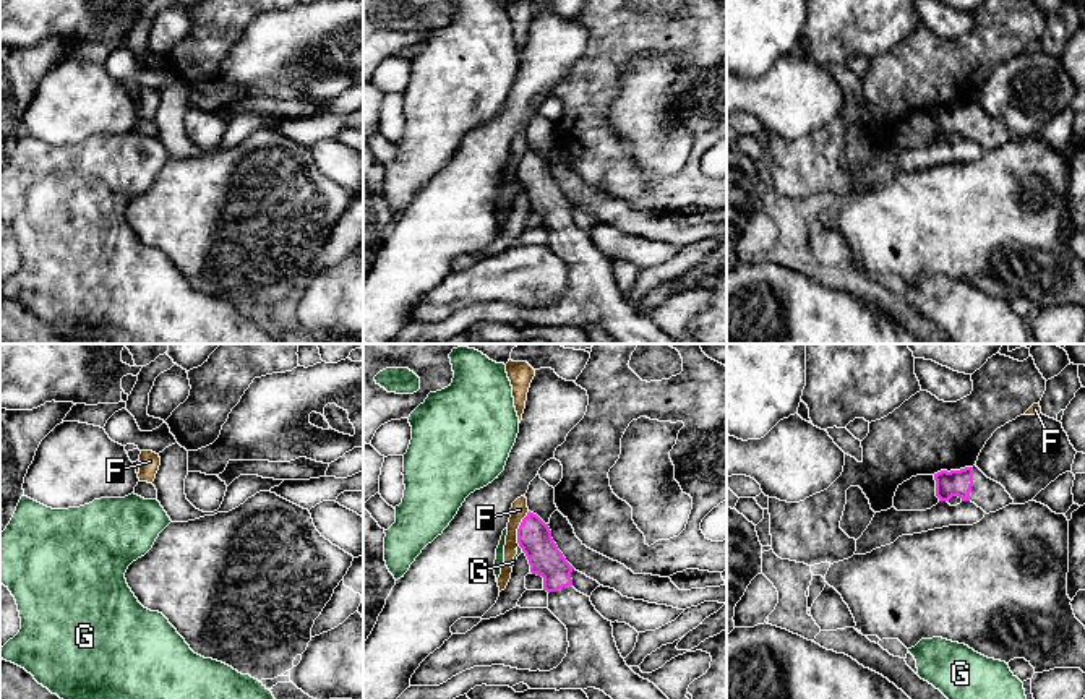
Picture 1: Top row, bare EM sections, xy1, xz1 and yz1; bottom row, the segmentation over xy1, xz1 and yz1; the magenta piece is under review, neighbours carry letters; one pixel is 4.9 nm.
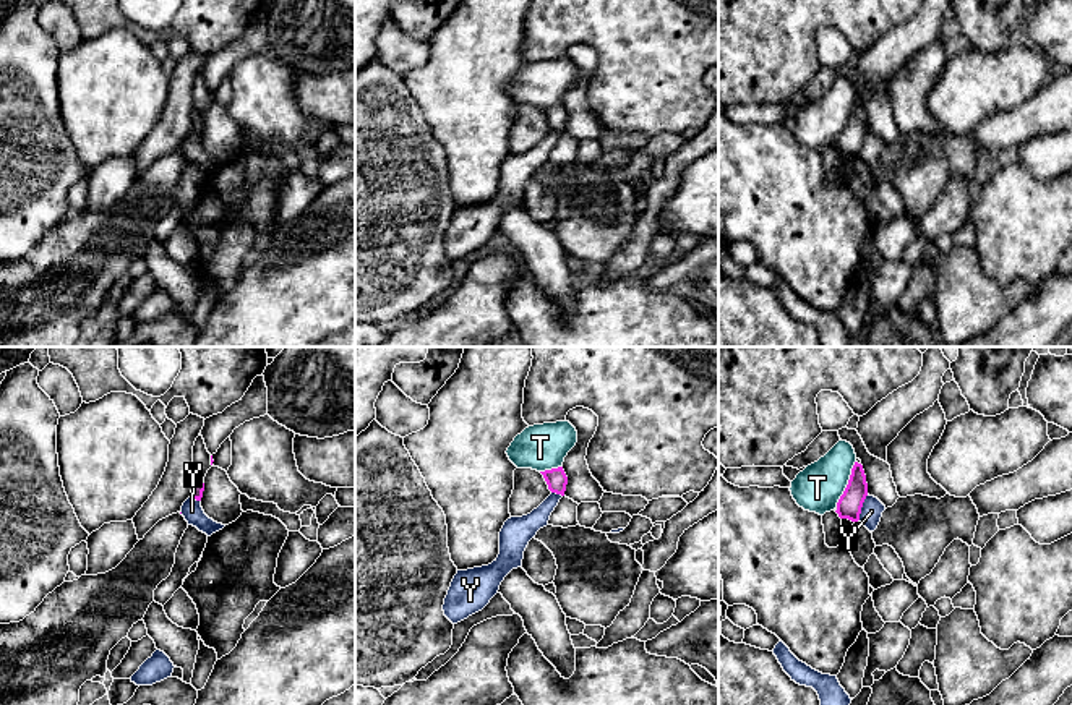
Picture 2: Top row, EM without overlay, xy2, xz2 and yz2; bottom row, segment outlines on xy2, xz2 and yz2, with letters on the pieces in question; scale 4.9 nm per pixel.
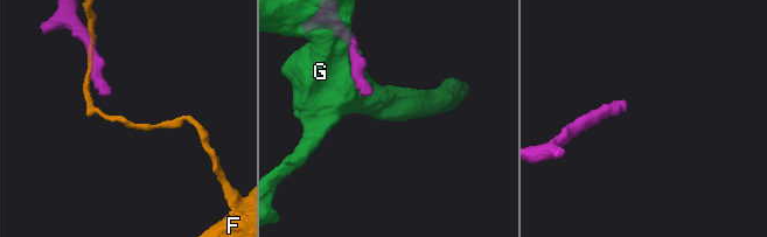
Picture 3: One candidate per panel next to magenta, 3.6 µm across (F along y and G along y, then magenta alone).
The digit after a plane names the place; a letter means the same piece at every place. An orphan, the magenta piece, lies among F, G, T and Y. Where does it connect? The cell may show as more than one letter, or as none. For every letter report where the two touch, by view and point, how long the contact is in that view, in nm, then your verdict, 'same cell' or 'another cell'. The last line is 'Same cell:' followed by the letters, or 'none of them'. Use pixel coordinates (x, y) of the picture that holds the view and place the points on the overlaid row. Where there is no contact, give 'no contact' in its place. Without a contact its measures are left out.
F: xz1 (518, 529) | 190 nm | another cell
G: xz1 (521, 547) | 40 nm | another cell
T: yz2 (849, 483) | 260 nm | another cell
Y: yz2 (861, 506) | 140 nm | another cell
Same cell: none of them

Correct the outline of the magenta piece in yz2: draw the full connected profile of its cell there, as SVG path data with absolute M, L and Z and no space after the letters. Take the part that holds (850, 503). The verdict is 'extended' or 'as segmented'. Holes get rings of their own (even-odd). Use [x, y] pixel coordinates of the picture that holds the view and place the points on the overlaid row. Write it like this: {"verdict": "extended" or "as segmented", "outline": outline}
{"verdict": "as segmented", "outline": "M855 462L848 485L837 502L837 514L840 519L851 522L860 520L863 502L868 496L868 483L863 465Z"}

